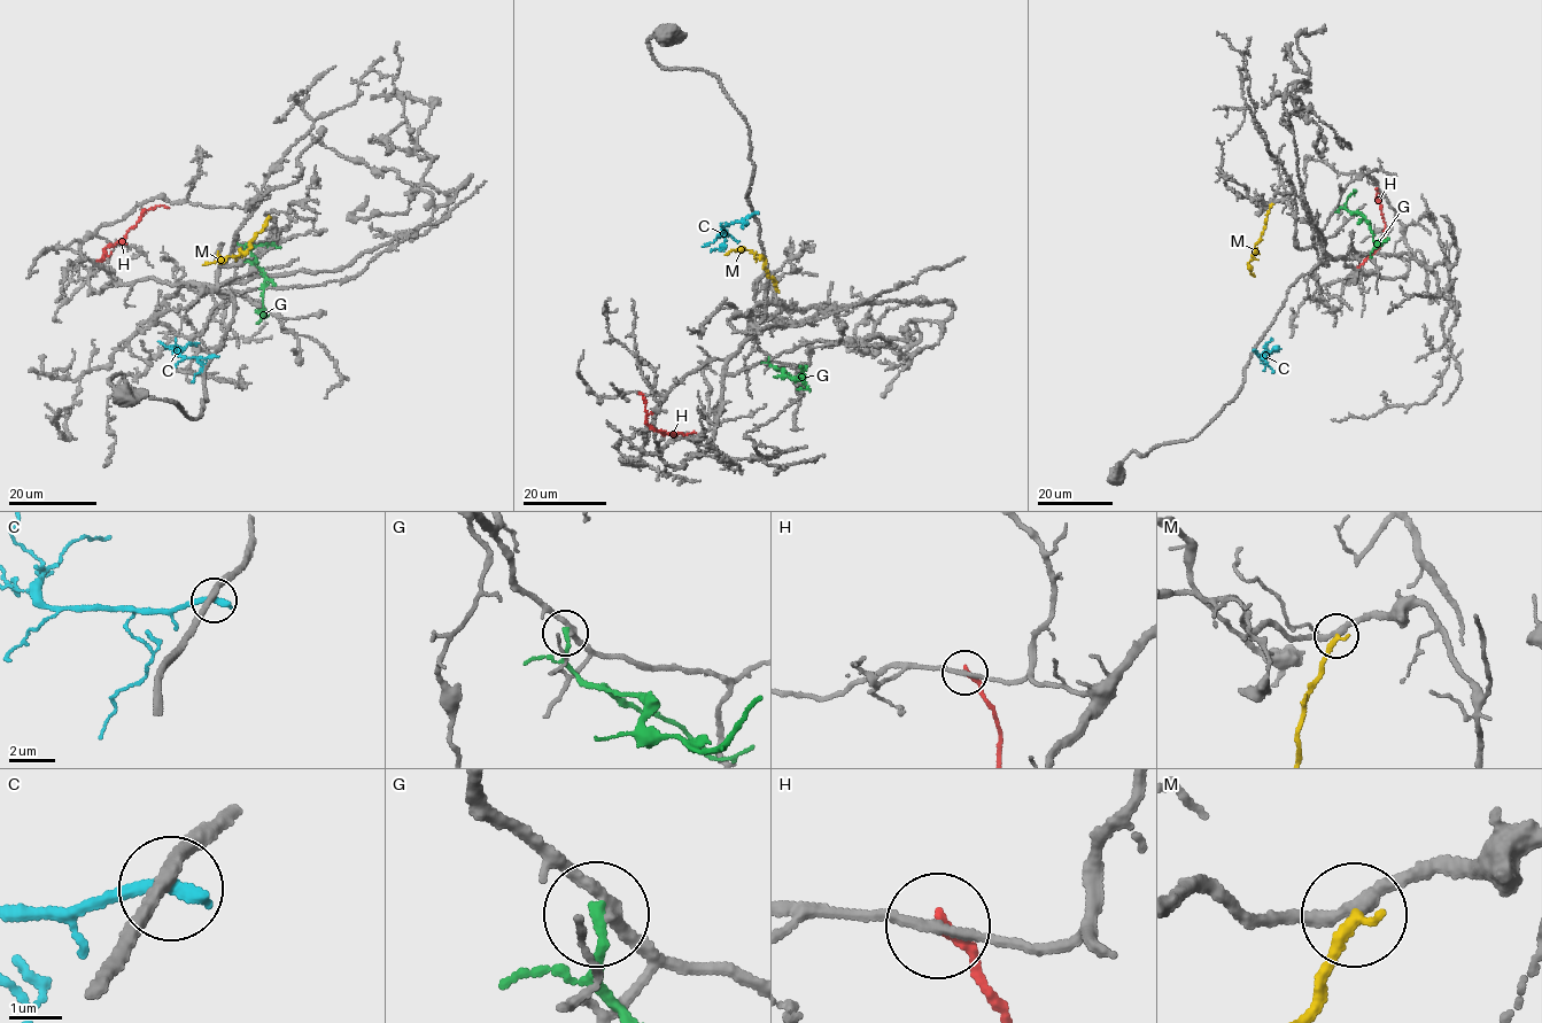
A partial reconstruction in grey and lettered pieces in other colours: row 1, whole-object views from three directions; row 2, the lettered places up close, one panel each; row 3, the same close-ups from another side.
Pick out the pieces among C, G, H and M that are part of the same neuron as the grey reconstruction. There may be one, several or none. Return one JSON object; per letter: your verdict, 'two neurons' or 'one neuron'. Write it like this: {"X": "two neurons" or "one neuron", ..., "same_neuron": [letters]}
{"C": "two neurons", "G": "two neurons", "H": "two neurons", "M": "one neuron", "same_neuron": ["M"]}

